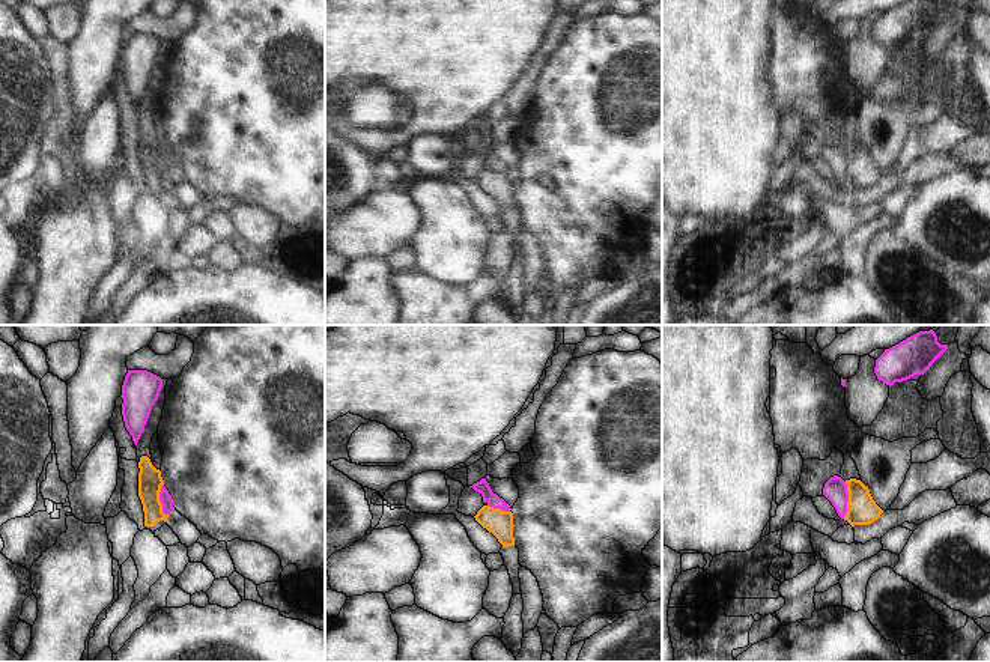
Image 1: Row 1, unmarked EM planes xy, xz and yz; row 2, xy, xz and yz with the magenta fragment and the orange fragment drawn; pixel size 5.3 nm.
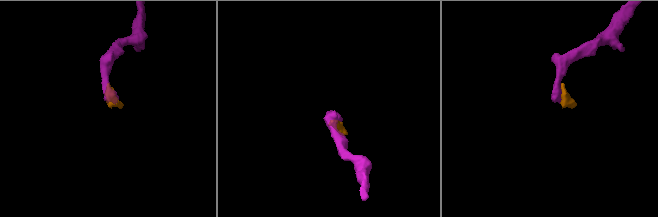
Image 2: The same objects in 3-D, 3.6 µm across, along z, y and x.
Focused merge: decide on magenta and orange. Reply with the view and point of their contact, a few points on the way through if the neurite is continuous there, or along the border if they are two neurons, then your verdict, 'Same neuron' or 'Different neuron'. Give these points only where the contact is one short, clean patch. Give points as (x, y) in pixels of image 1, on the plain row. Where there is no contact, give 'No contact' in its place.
Touches magenta at yz (847, 163). Boundary: yz (846, 145), (847, 175), (843, 181). Different neuron.

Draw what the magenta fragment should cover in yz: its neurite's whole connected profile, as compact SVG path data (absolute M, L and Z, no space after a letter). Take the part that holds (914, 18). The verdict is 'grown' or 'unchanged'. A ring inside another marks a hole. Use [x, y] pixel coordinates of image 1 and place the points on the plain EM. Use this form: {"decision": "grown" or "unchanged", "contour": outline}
{"decision": "unchanged", "contour": "M907 0L885 12L876 23L874 36L879 44L891 50L915 38L924 38L946 12L948 8L940 8L937 0Z"}

